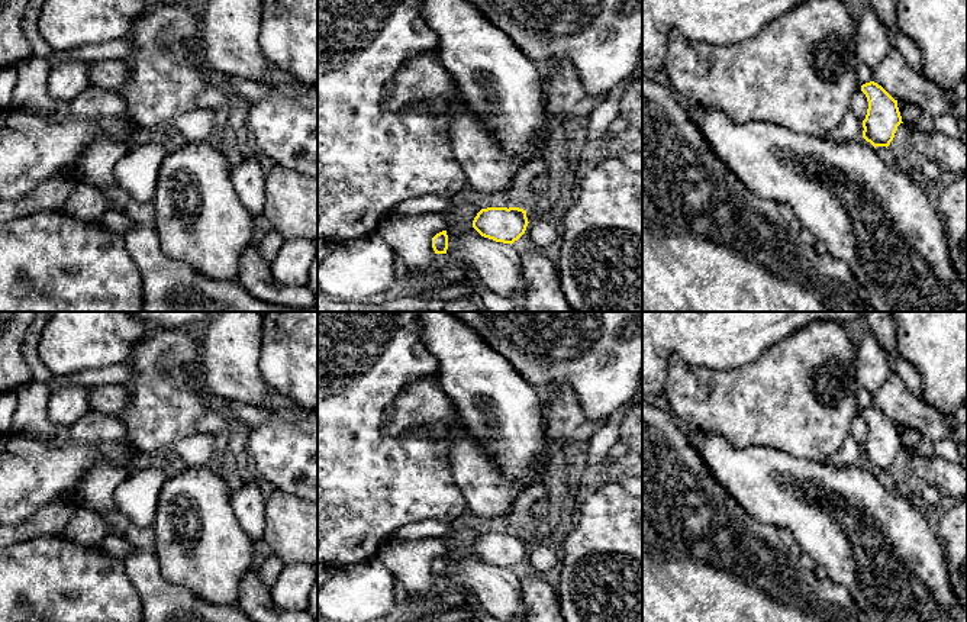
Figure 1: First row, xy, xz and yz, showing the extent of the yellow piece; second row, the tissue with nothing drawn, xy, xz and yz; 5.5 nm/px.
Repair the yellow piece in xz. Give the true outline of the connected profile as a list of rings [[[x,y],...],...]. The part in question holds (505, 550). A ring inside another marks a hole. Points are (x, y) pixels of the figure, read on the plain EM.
[[[519,532],[481,534],[473,545],[473,552],[484,563],[513,568],[526,555],[526,535]]]

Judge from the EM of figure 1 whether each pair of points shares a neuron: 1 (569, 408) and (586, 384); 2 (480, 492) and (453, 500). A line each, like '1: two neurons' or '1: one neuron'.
1: two neurons
2: two neurons

